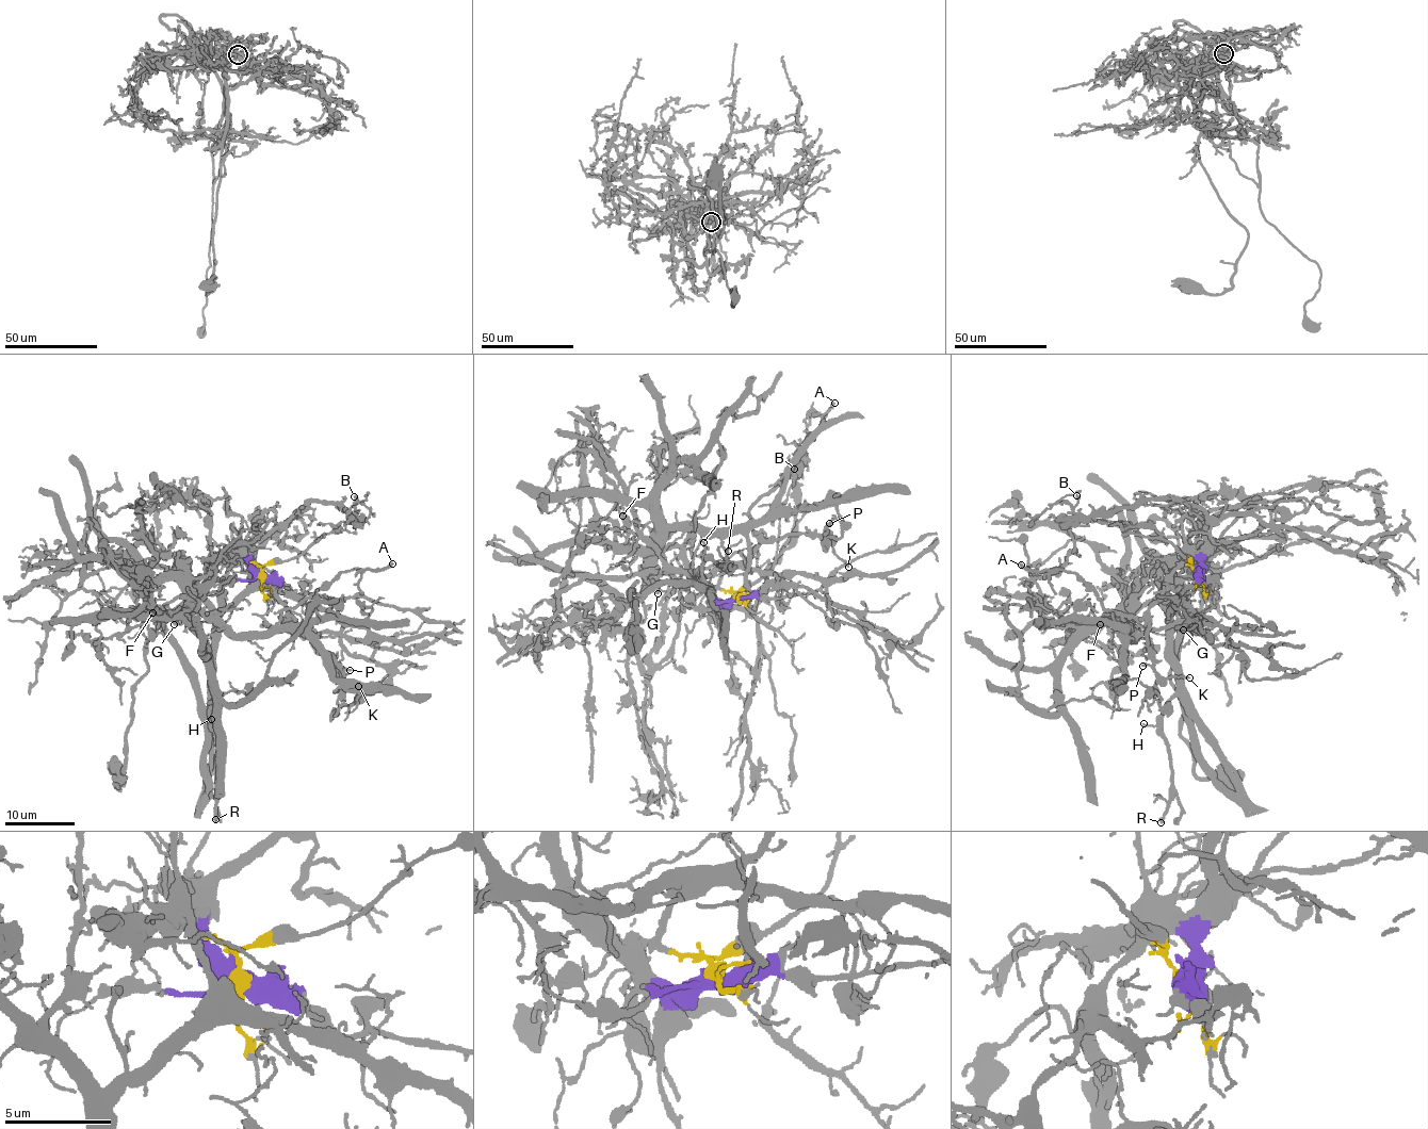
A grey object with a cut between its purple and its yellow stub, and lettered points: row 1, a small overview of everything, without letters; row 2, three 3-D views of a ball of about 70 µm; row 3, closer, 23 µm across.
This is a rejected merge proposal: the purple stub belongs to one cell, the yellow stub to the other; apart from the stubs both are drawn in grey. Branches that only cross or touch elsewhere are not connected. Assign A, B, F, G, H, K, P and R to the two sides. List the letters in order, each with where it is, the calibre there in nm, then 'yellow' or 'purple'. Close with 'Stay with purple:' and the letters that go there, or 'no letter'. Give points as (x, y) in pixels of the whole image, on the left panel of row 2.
A: place (392, 563); calibre 280 nm; yellow
B: place (354, 496); calibre 160 nm; purple
F: place (152, 612); calibre 110 nm; purple
G: place (174, 624); calibre 190 nm; yellow
H: place (211, 719); calibre 150 nm; yellow
K: place (358, 686); calibre 140 nm; yellow
P: place (350, 670); calibre 170 nm; yellow
R: place (215, 819); calibre 320 nm; yellow
Stay with purple: B, F

